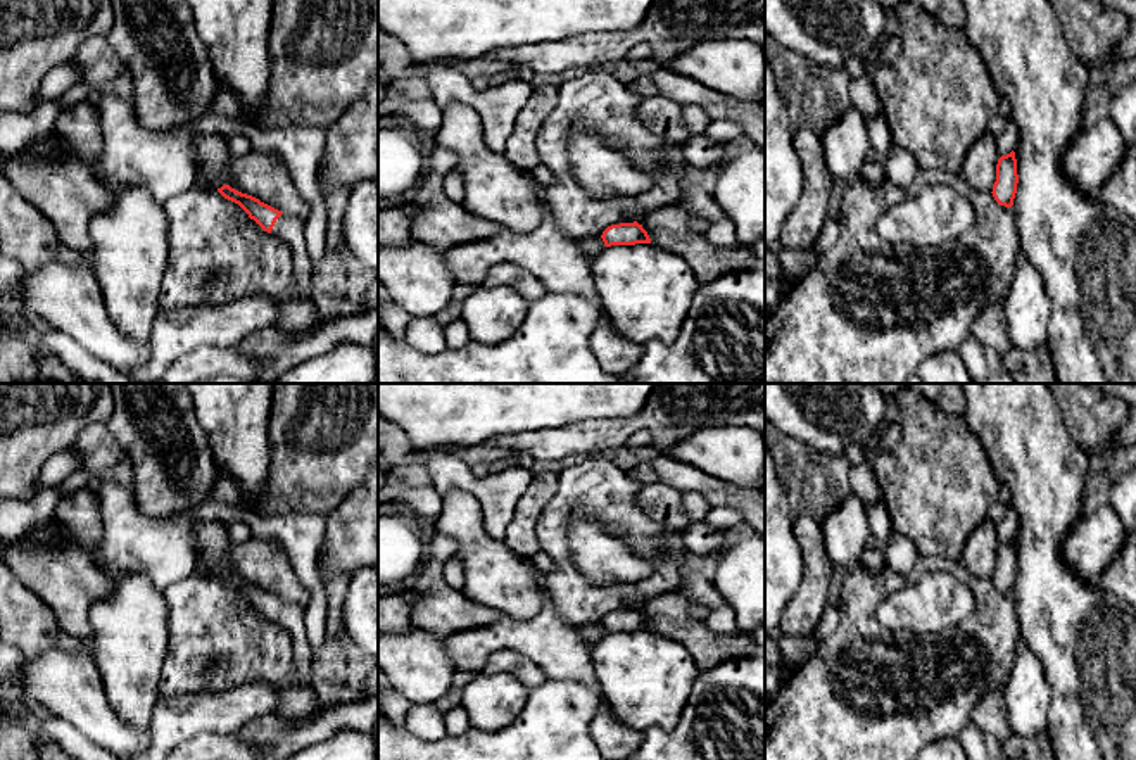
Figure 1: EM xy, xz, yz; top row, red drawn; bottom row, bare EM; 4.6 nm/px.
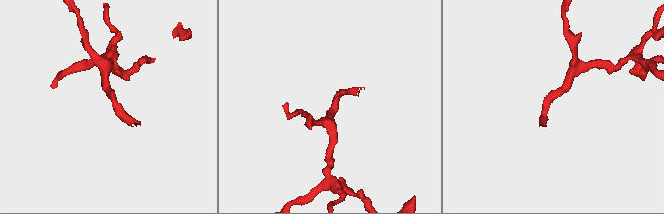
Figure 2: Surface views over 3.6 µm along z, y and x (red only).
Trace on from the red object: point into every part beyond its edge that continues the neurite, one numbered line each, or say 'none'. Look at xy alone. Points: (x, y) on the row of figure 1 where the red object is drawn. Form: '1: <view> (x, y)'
1: xy (290, 230)

